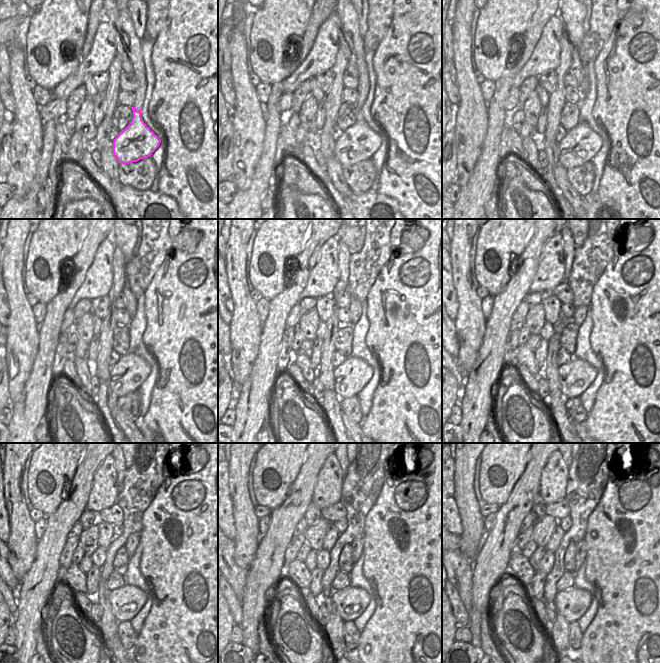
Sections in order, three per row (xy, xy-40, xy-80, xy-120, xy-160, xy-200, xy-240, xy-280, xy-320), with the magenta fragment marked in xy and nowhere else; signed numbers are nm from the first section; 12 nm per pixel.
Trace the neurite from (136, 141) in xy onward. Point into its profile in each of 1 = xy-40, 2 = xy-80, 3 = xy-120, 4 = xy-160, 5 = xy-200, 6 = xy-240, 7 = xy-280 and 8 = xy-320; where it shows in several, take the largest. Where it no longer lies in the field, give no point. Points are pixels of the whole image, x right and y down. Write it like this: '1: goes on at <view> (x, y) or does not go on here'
1: goes on at xy-40 (359, 142)
2: goes on at xy-80 (580, 144)
3: goes on at xy-120 (126, 376)
4: goes on at xy-160 (354, 373)
5: goes on at xy-200 (575, 377)
6: goes on at xy-240 (126, 602)
7: goes on at xy-280 (351, 602)
8: goes on at xy-320 (572, 604)

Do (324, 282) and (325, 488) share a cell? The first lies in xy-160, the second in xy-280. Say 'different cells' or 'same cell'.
same cell

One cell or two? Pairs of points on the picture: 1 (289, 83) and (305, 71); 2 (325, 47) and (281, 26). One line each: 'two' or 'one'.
1: one
2: two

